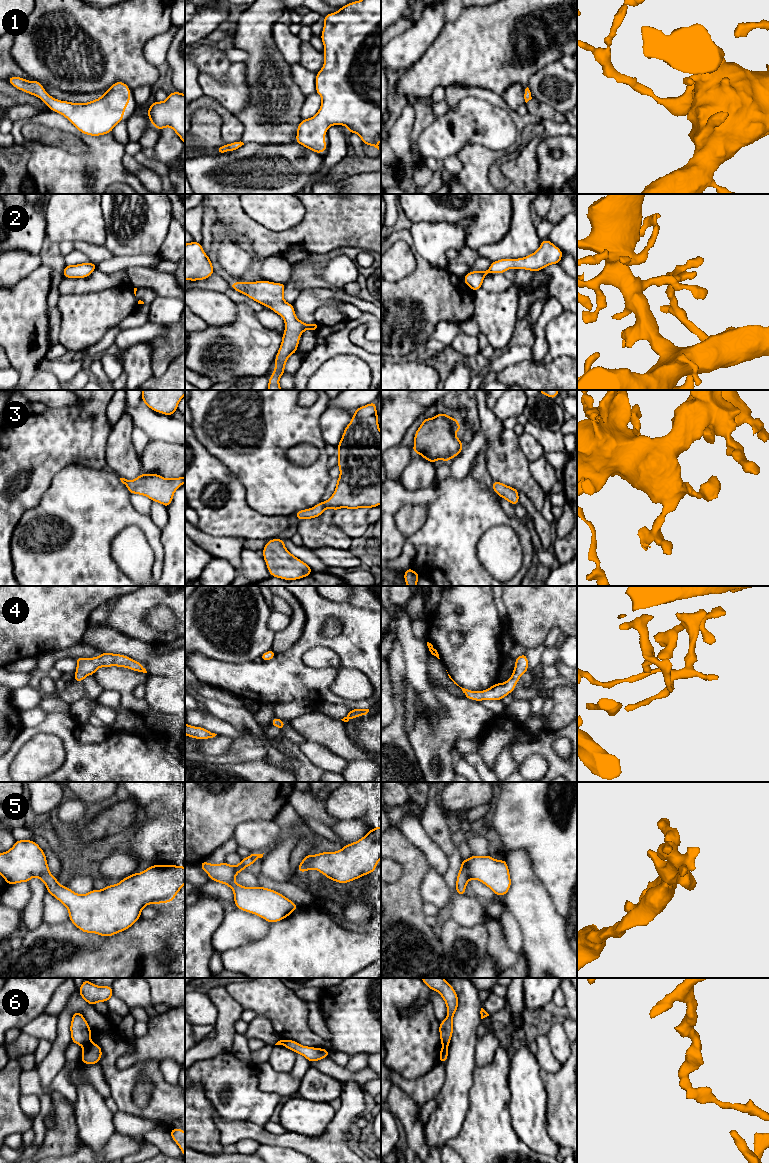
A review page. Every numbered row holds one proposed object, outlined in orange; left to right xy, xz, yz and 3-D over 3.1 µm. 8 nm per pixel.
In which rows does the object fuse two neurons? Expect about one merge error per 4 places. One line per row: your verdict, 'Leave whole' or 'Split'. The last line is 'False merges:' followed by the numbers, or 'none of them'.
1: Leave whole
2: Leave whole
3: Leave whole
4: Leave whole
5: Leave whole
6: Split
False merges: 6

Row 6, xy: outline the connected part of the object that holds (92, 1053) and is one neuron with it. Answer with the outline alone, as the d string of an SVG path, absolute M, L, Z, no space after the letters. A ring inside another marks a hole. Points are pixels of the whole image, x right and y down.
M90 1042L86 1047L83 1048L81 1061L84 1064L97 1064L102 1057L102 1049L96 1044Z

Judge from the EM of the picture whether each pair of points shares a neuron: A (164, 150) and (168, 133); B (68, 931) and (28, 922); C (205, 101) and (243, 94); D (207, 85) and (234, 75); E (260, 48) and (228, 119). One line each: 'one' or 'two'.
A: one
B: two
C: two
D: one
E: two

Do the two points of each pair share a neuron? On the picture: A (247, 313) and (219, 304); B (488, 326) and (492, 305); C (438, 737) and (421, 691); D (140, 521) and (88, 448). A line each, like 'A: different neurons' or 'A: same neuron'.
A: different neurons
B: same neuron
C: different neurons
D: different neurons

